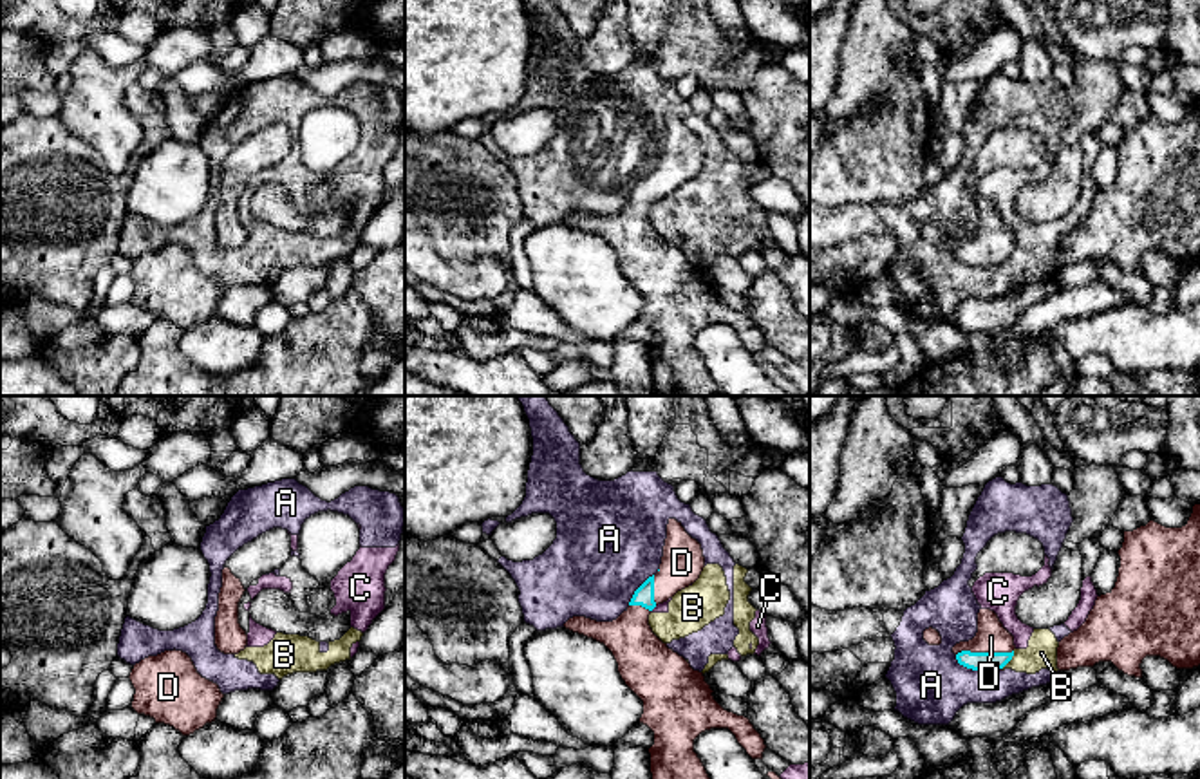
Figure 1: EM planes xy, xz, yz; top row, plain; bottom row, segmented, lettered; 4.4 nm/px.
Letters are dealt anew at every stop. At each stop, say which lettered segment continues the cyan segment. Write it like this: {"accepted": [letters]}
{"accepted": ["D"]}

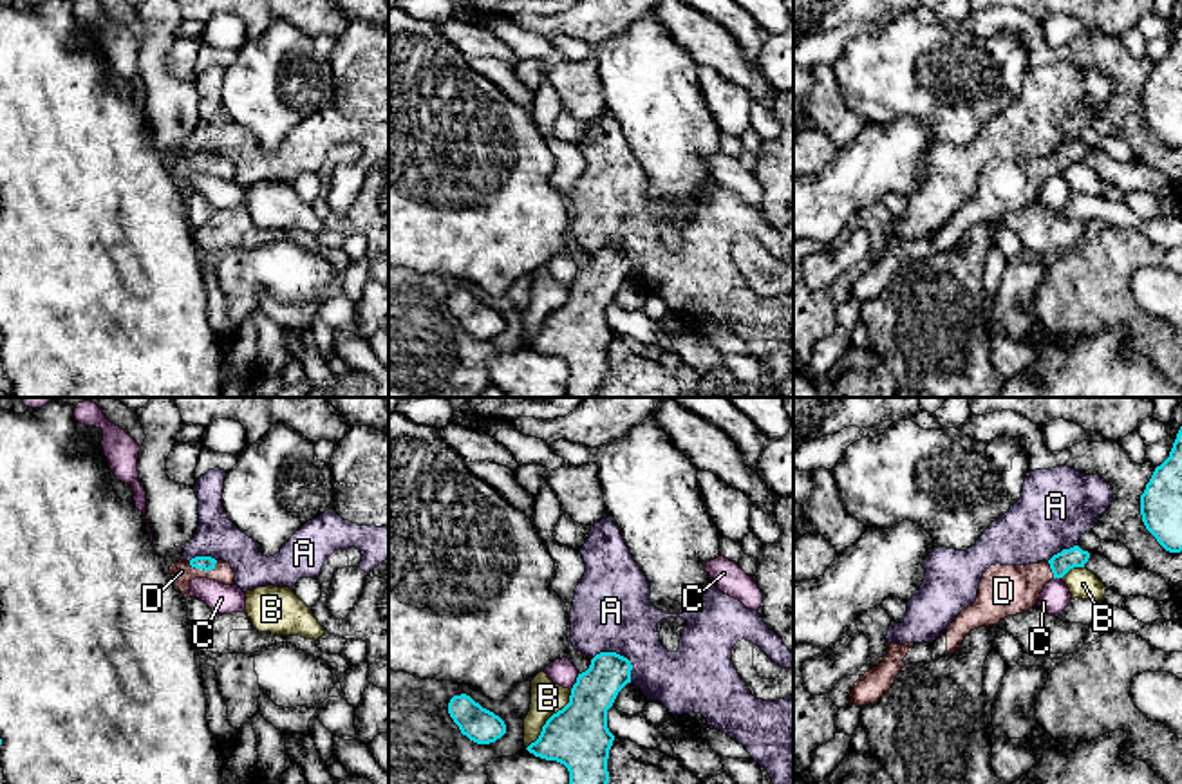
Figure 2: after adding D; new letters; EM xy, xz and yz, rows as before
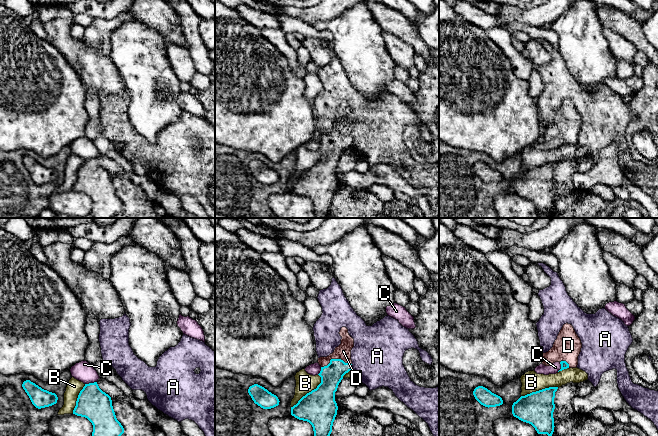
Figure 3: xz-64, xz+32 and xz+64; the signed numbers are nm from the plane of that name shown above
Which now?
{"accepted": ["D"]}

